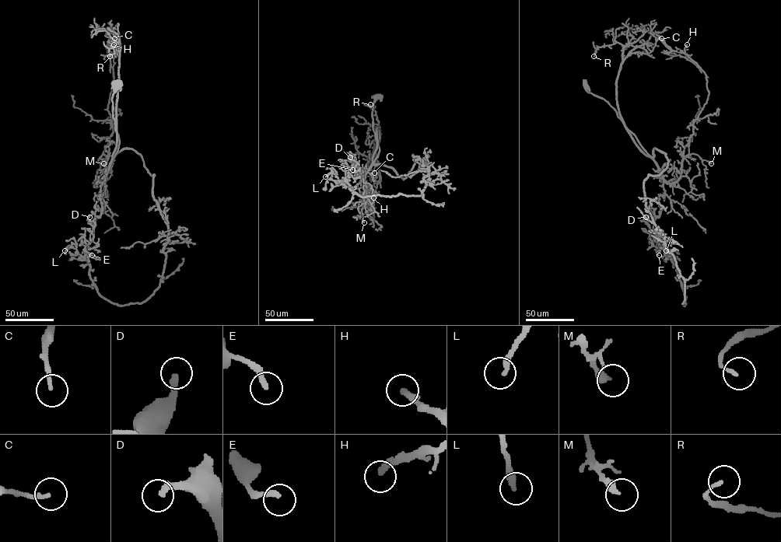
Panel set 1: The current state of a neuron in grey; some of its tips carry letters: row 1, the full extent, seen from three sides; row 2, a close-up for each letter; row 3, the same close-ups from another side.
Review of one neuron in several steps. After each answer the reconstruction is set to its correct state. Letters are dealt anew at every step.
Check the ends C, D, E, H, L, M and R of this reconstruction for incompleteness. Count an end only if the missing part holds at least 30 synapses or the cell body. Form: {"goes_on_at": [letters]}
{"goes_on_at": []}

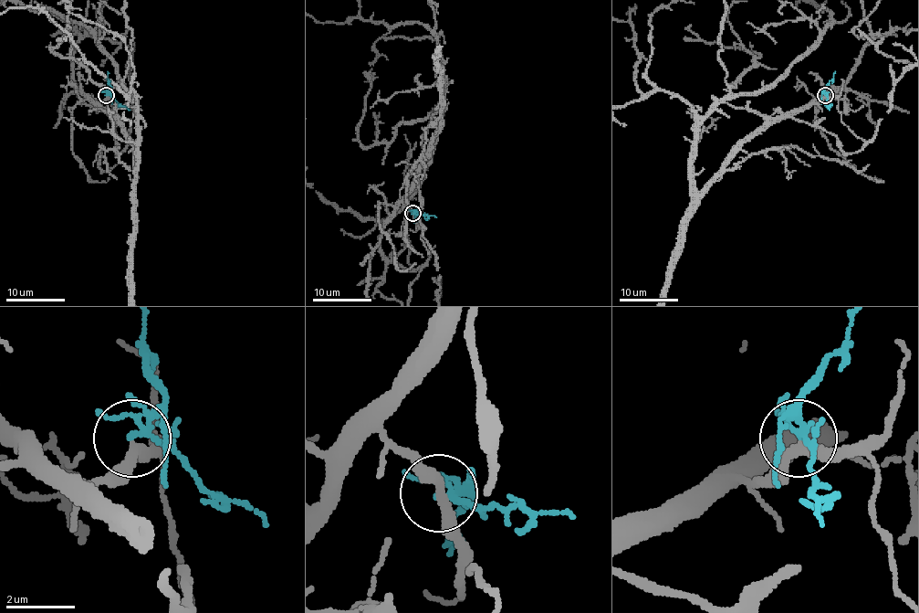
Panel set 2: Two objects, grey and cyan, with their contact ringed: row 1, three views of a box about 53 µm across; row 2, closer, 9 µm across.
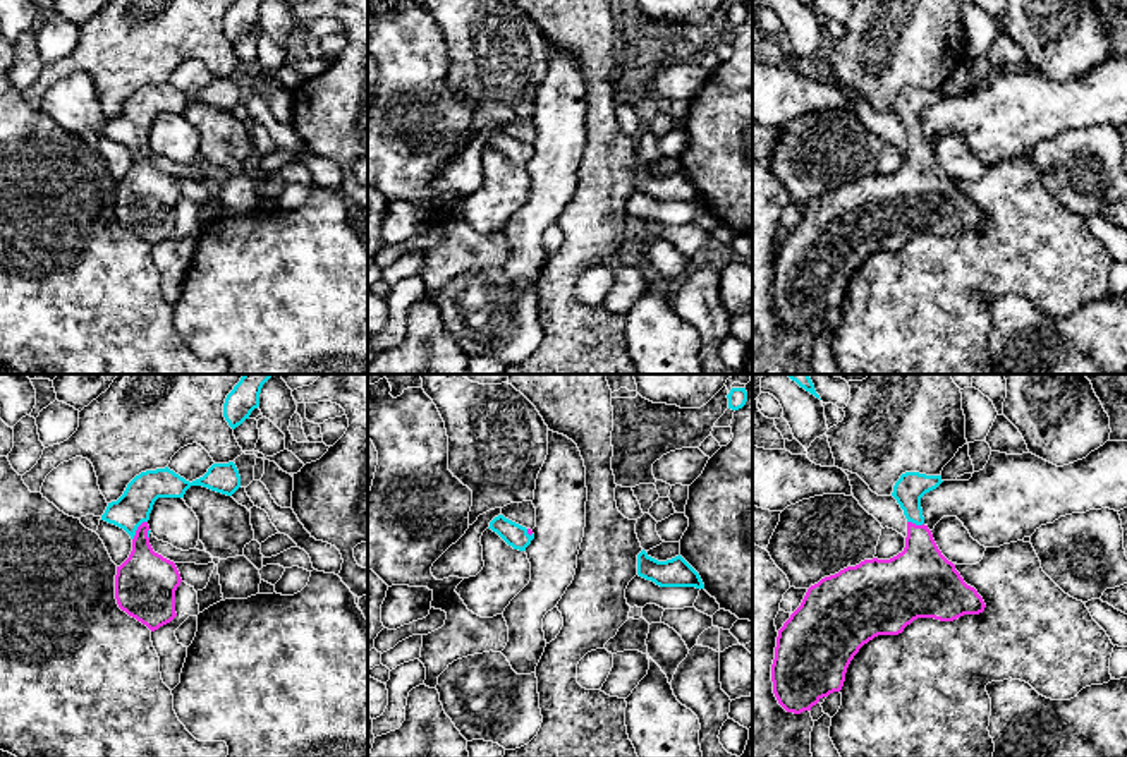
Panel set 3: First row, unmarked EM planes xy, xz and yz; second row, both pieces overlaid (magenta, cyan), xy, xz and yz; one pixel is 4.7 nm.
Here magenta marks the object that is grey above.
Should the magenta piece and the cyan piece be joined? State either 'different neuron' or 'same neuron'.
same neuron

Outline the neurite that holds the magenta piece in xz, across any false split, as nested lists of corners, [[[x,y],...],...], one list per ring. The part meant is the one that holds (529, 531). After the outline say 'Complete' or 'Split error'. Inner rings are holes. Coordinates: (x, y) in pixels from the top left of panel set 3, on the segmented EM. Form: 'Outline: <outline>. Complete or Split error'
Outline: [[[503,515],[495,517],[490,522],[490,527],[493,532],[496,532],[509,546],[519,551],[526,551],[526,548],[534,539],[534,534],[531,529],[526,529]]]. Split error

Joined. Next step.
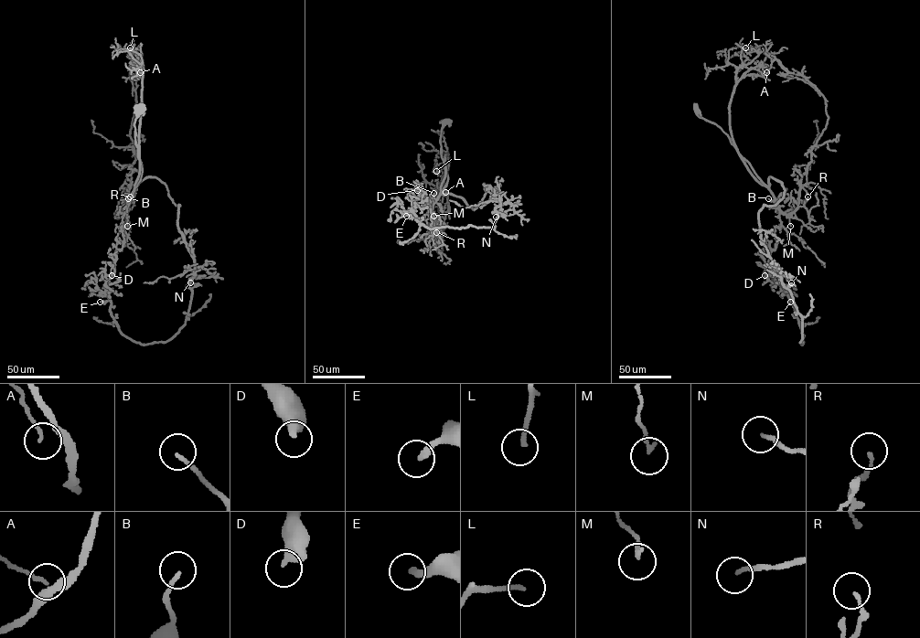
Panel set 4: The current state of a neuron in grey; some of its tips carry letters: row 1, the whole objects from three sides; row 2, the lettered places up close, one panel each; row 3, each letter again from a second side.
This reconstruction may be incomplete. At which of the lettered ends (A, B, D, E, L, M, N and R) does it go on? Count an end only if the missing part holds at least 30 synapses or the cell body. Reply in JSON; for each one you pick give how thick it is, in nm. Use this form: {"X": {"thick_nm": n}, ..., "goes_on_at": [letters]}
{"goes_on_at": []}

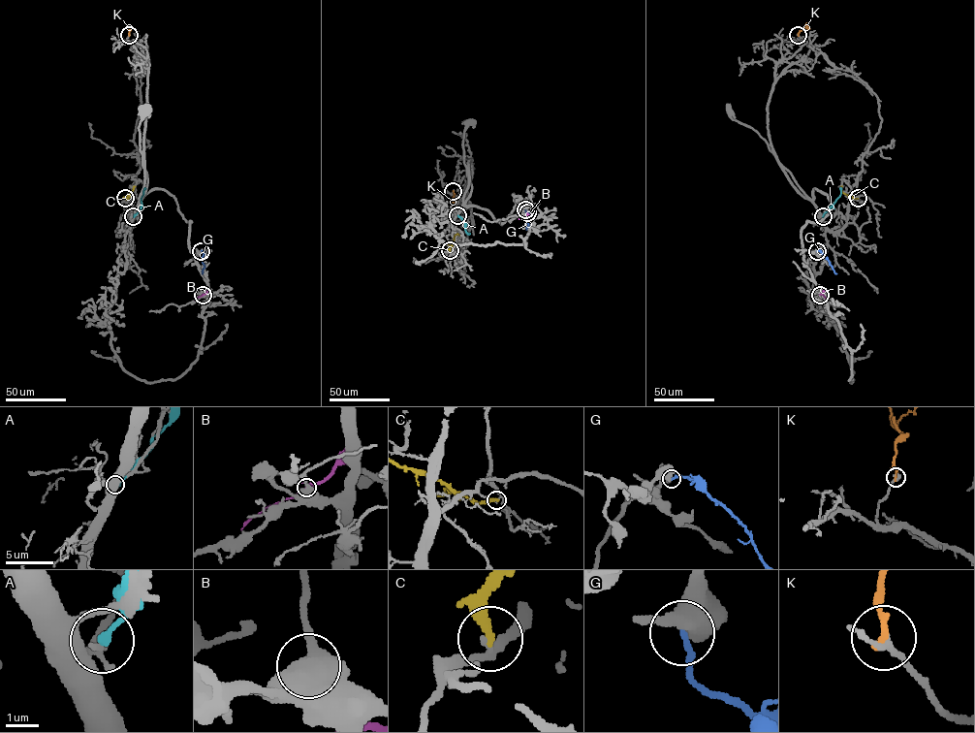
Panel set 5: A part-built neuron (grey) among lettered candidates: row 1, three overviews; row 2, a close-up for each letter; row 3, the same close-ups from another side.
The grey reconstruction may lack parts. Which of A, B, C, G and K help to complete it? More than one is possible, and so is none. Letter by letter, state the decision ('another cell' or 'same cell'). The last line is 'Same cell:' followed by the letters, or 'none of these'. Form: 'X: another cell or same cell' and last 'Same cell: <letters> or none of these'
A: another cell
B: another cell
C: another cell
G: another cell
K: another cell
Same cell: none of these

